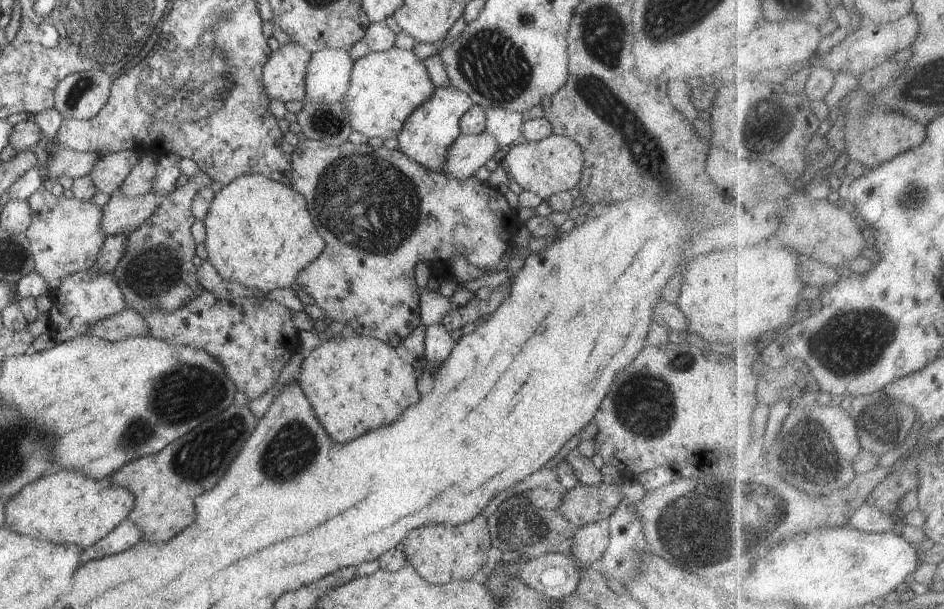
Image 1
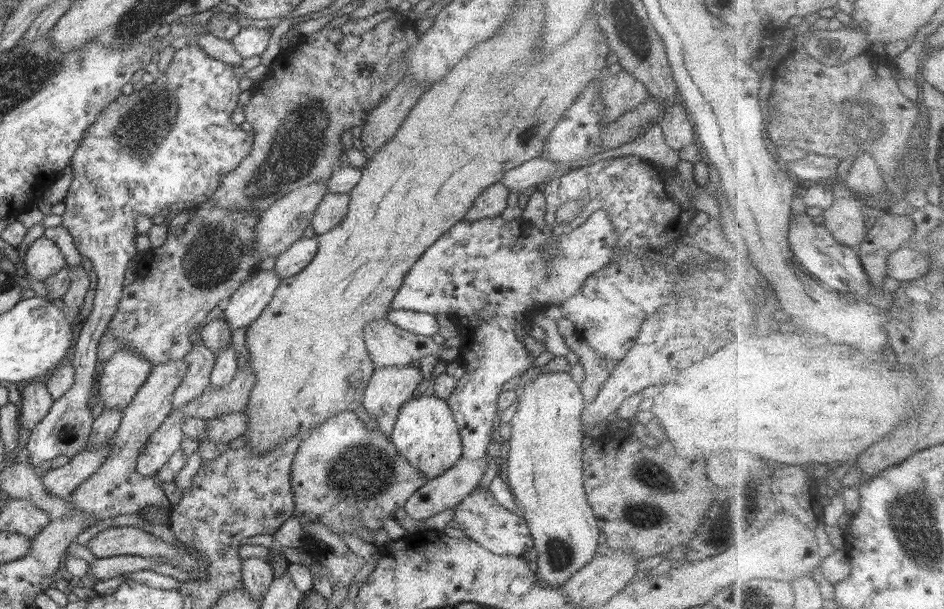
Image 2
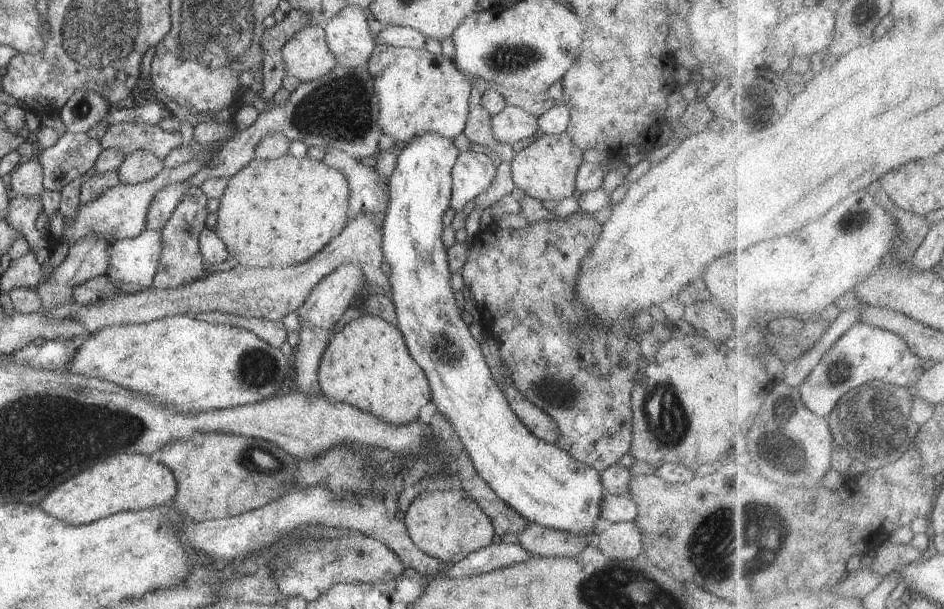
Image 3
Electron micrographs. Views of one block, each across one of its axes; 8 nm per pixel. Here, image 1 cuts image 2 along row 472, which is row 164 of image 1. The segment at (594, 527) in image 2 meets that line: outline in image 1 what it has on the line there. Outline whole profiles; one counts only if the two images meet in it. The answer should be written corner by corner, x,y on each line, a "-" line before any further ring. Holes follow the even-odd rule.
553,132
542,140
522,141
508,148
503,158
503,165
510,179
542,200
550,199
553,194
572,190
580,182
584,162
581,146
576,141

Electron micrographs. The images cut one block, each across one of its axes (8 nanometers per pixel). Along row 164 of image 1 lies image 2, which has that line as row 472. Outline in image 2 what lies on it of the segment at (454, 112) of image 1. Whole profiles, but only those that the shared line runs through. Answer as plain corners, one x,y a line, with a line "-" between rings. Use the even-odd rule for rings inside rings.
430,389
430,394
424,394
407,400
401,407
395,422
394,432
390,434
390,440
394,447
406,460
422,471
423,477
434,478
446,472
460,457
462,457
462,442
456,421
452,416
452,409
448,406
447,399
439,398

